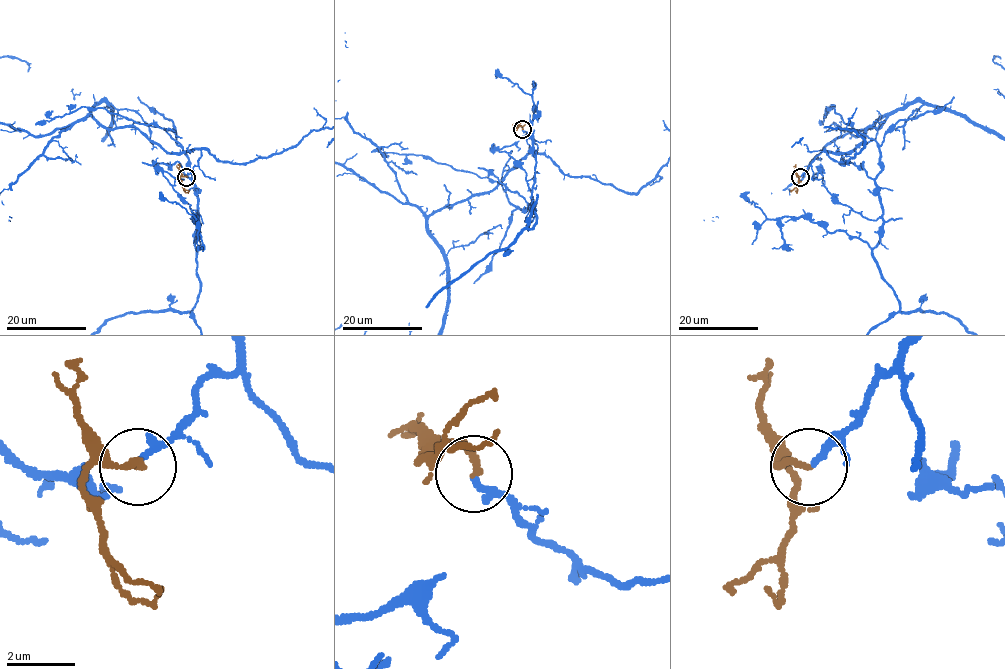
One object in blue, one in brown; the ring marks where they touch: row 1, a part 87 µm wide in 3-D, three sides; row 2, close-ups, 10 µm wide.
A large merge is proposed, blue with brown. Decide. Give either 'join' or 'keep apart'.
join

